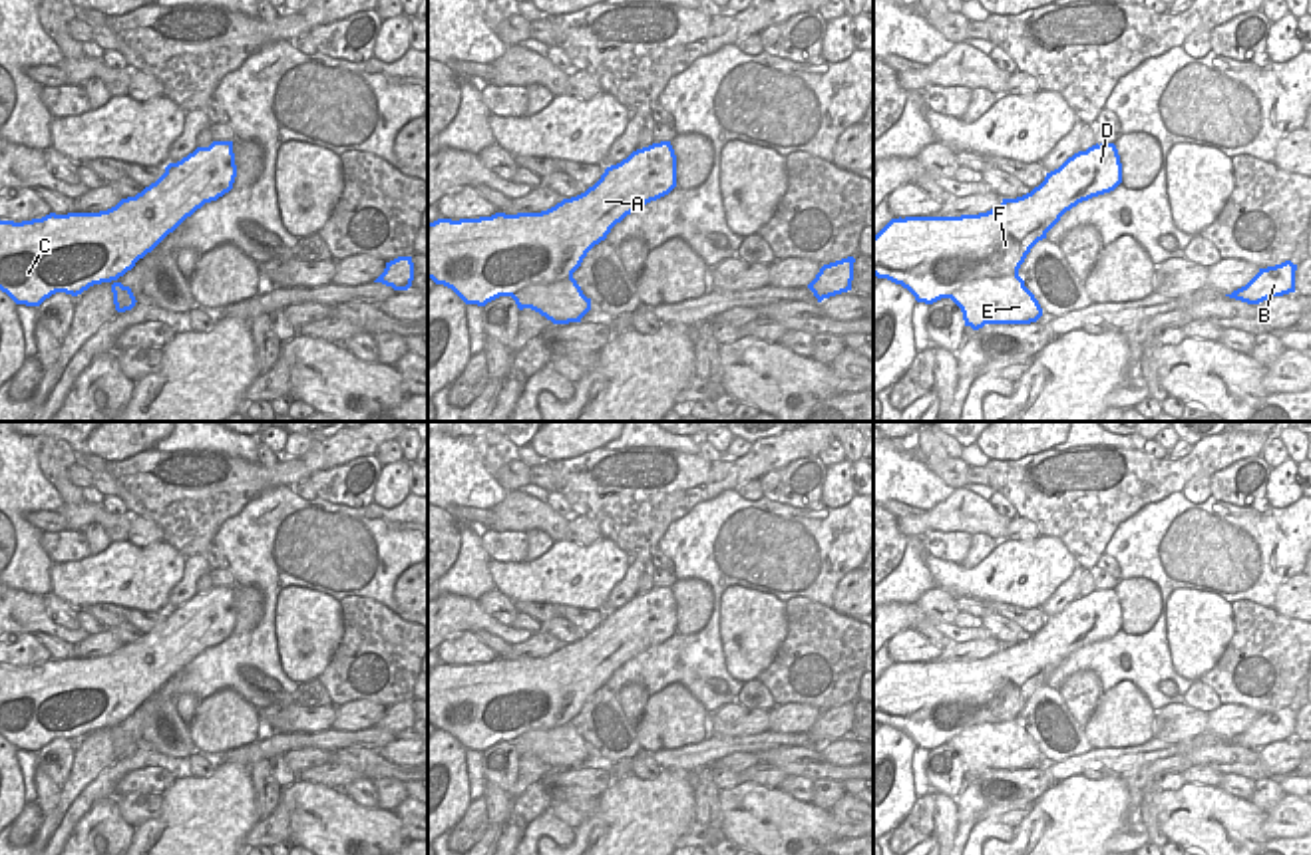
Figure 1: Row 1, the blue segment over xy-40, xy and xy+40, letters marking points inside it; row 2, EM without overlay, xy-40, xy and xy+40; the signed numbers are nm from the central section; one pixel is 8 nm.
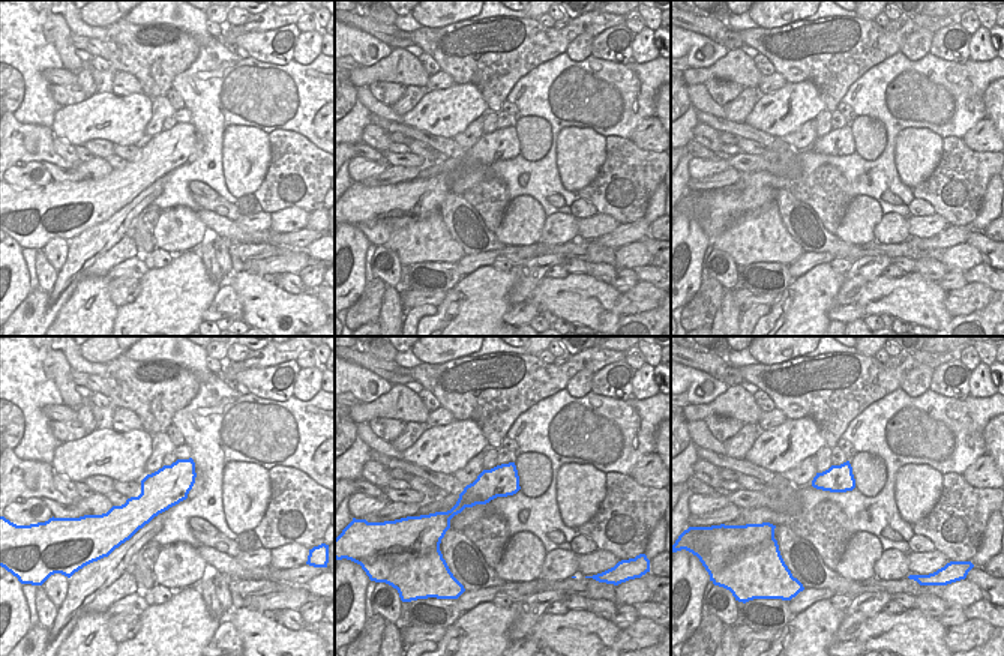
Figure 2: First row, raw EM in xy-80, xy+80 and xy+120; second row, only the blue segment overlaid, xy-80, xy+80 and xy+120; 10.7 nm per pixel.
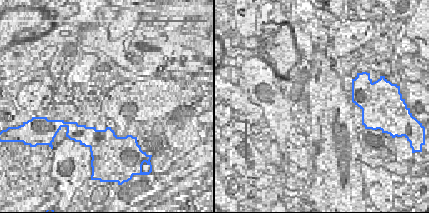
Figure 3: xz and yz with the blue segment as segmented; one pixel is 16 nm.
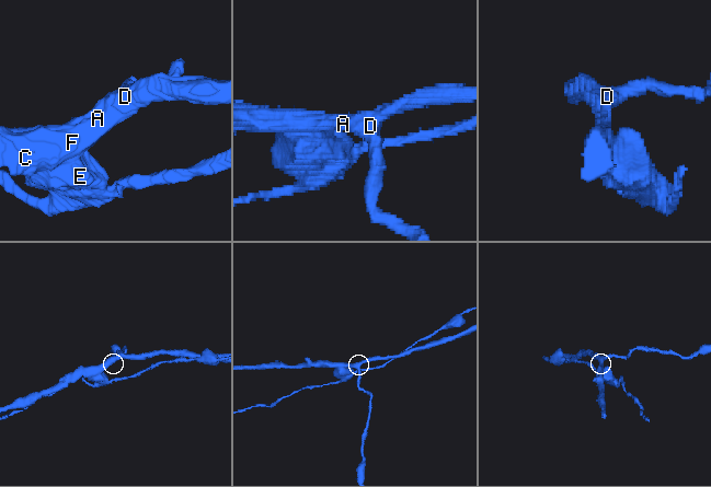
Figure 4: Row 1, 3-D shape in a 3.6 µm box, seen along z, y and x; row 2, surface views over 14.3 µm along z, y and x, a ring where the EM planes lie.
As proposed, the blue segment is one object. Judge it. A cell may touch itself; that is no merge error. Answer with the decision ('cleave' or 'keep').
cleave

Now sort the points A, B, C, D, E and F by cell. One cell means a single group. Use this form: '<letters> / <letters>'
A C D F / B E

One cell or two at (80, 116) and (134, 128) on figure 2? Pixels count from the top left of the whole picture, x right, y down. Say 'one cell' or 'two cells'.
one cell

